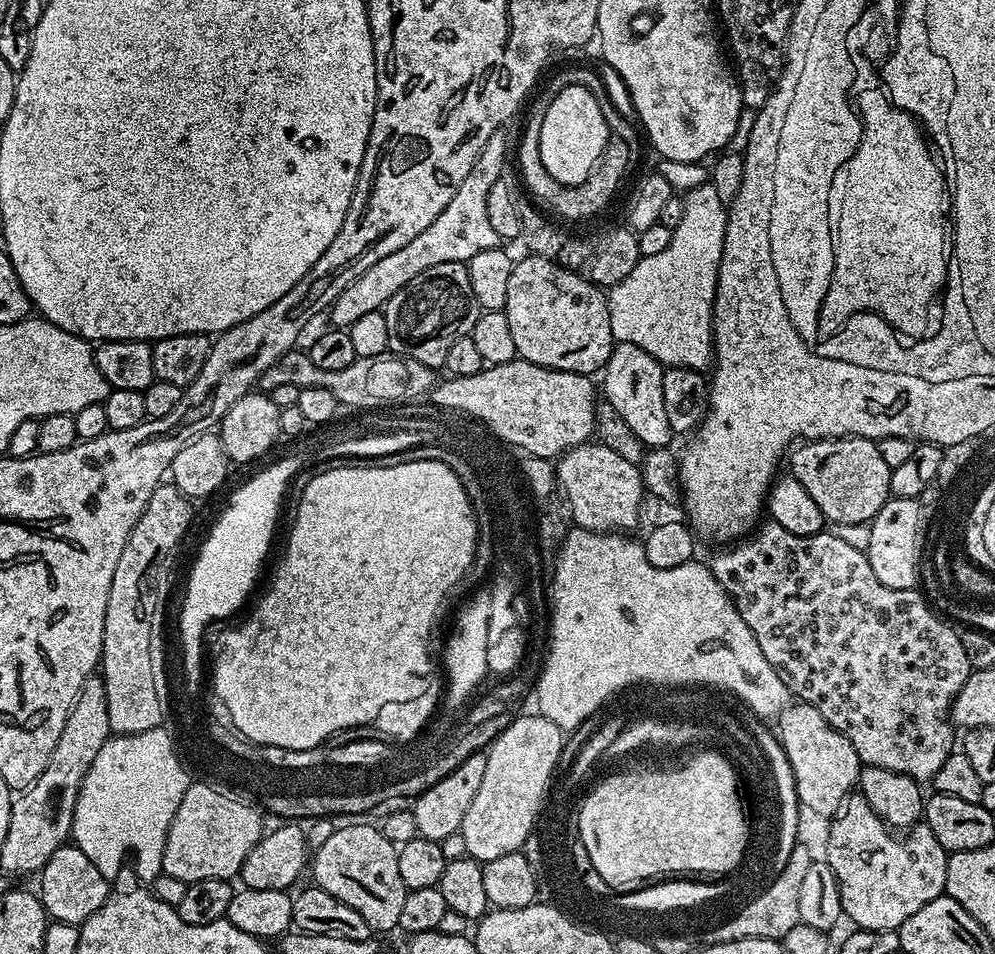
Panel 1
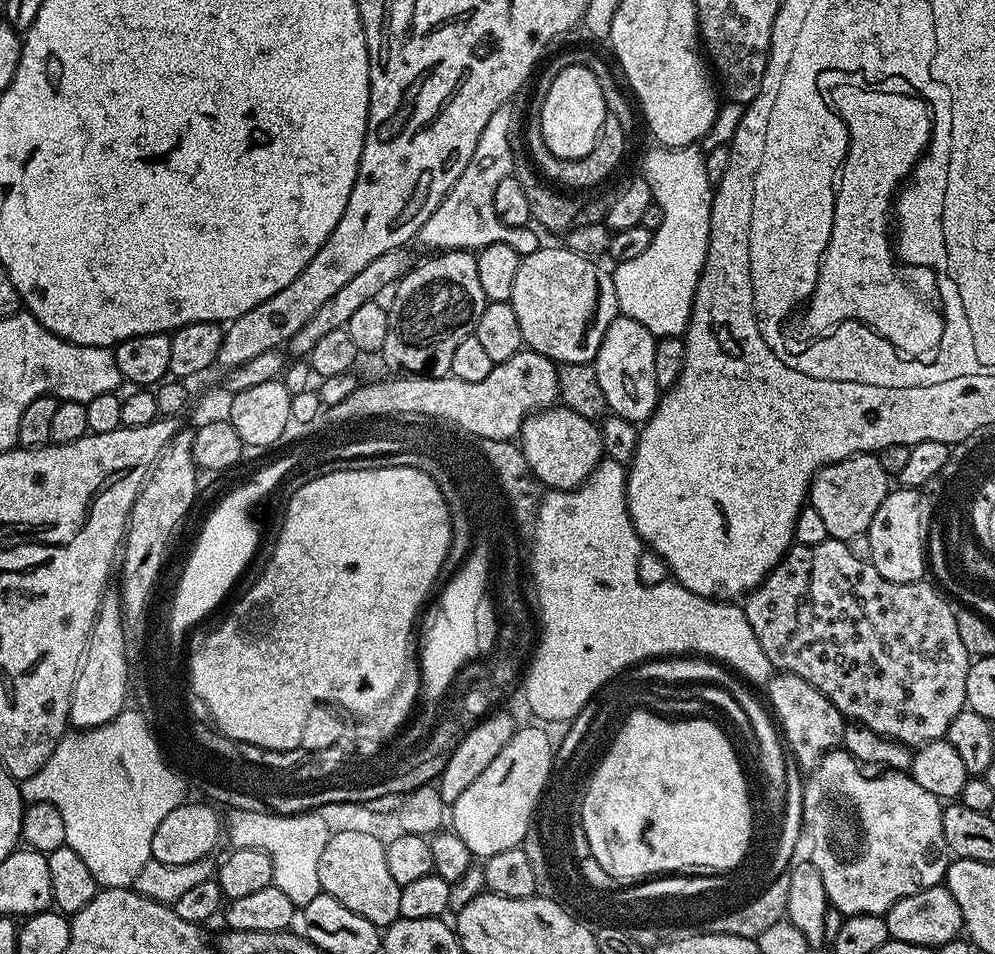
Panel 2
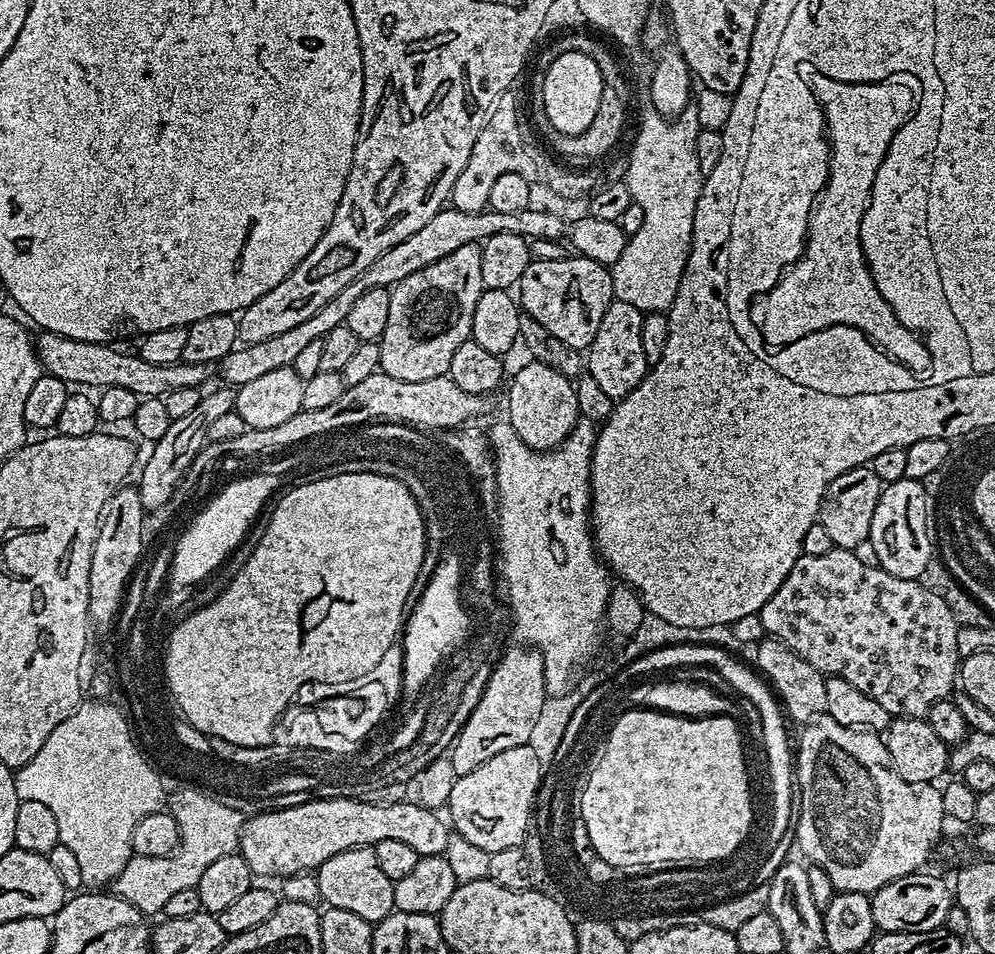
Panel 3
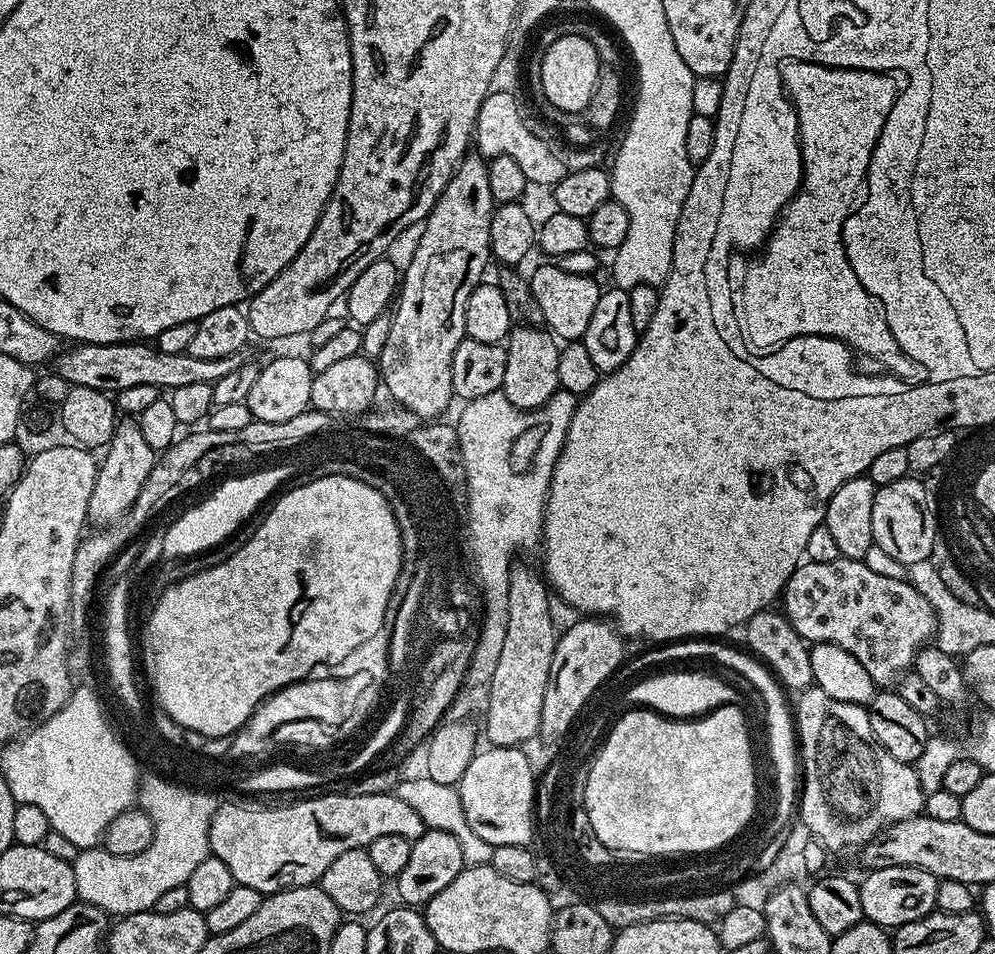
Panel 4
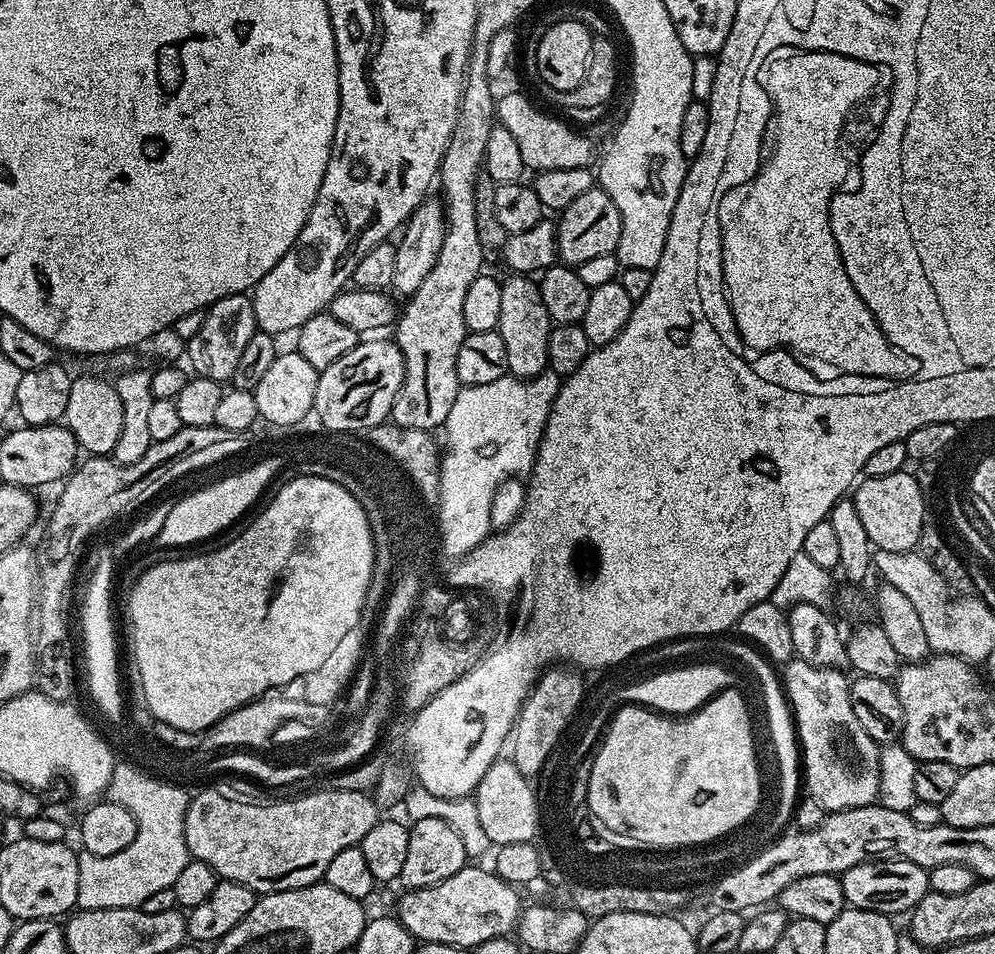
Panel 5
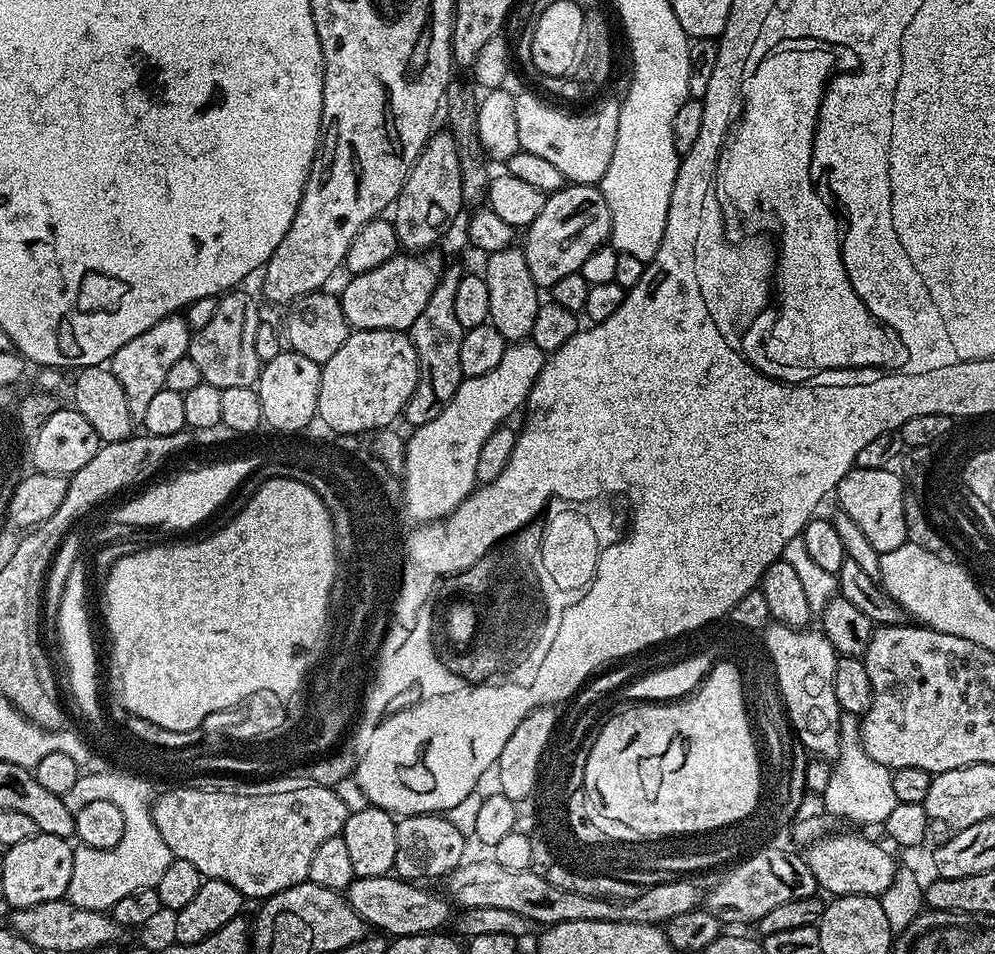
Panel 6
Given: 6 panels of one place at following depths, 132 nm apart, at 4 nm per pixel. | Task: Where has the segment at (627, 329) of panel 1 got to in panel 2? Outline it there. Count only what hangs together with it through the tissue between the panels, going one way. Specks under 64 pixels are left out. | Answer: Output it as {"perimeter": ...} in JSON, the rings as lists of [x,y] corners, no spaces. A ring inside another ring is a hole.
{"perimeter":[[[694,144],[681,148],[652,146],[645,154],[642,178],[650,186],[653,201],[662,210],[662,226],[654,229],[650,246],[646,246],[644,253],[638,254],[638,258],[630,258],[630,262],[616,264],[611,269],[619,315],[634,318],[634,322],[642,322],[642,326],[646,326],[646,330],[650,330],[657,338],[683,337],[690,322],[690,314],[696,307],[694,294],[698,290],[700,276],[704,273],[704,263],[710,246],[710,218],[714,191],[714,185],[706,174],[704,158],[705,153]]]}

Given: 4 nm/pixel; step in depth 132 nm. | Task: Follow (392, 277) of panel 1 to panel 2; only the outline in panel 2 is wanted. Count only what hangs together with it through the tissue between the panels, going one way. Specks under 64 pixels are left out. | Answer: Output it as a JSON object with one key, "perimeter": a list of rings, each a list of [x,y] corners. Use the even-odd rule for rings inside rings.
{"perimeter":[[[511,103],[503,104],[490,114],[482,134],[478,134],[478,146],[474,146],[474,154],[470,154],[466,170],[462,170],[454,186],[450,186],[440,205],[424,217],[418,233],[422,247],[432,248],[428,250],[479,250],[491,244],[505,244],[514,246],[521,258],[534,254],[542,247],[539,231],[531,232],[528,226],[506,226],[498,214],[494,214],[492,205],[492,189],[502,182],[504,176],[512,175],[517,157],[517,149],[512,148],[512,107]]]}

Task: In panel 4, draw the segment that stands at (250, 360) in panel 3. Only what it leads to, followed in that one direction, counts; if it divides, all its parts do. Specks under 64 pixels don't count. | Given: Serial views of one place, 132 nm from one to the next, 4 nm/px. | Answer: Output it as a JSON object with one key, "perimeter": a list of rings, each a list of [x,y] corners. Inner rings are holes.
{"perimeter":[[[125,342],[122,344],[82,344],[56,357],[54,372],[69,386],[90,386],[90,390],[102,390],[119,394],[130,386],[154,386],[171,390],[178,386],[190,386],[194,382],[213,384],[218,378],[238,370],[242,360],[239,355],[226,358],[194,358],[187,351],[182,354],[162,354],[148,342]]]}

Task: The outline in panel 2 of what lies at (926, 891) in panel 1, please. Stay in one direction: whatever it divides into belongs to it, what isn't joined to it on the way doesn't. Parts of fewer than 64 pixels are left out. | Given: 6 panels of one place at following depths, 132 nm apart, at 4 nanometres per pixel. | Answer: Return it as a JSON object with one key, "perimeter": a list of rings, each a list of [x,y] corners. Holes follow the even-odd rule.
{"perimeter":[[[833,750],[827,752],[820,759],[819,764],[811,769],[809,776],[812,777],[805,784],[802,784],[802,824],[806,829],[806,838],[808,834],[808,840],[812,843],[810,859],[814,866],[818,866],[818,874],[822,874],[822,886],[826,886],[829,905],[839,910],[843,917],[857,916],[858,914],[884,916],[890,910],[890,906],[894,906],[894,902],[898,902],[910,894],[918,894],[927,888],[943,885],[950,863],[950,853],[946,846],[946,838],[942,834],[942,814],[944,813],[942,801],[934,794],[930,794],[930,790],[924,789],[923,786],[918,786],[918,782],[914,782],[914,778],[907,771],[884,770],[881,771],[881,776],[864,776],[863,770],[865,771],[858,763],[856,757],[850,755],[849,752]]]}

